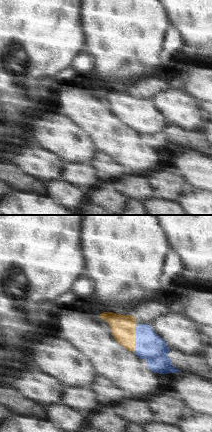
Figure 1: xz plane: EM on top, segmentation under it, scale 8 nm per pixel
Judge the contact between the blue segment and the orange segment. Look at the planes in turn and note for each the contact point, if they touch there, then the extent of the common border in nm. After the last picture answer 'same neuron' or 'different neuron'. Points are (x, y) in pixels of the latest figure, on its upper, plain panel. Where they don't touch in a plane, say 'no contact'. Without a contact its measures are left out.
(135, 114) | 180 nm

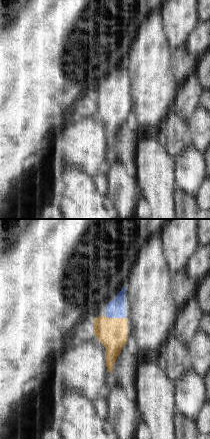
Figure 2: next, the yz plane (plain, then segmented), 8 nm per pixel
(115, 93) | 170 nm

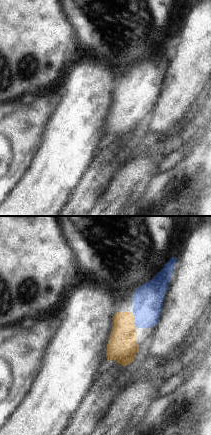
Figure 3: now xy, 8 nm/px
(134, 95) | 100 nm

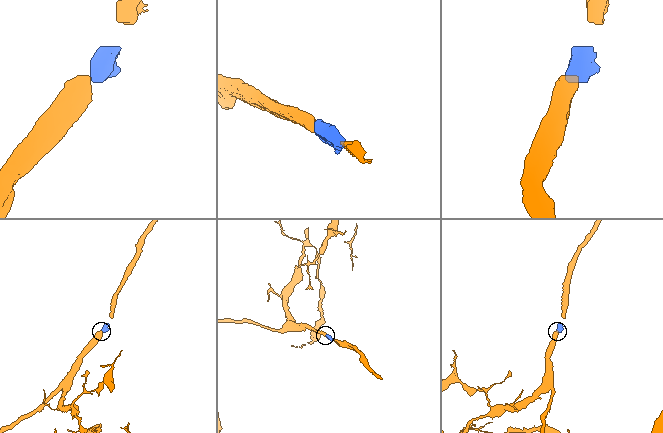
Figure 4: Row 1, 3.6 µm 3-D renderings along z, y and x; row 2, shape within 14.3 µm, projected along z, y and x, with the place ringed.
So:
same neuron

